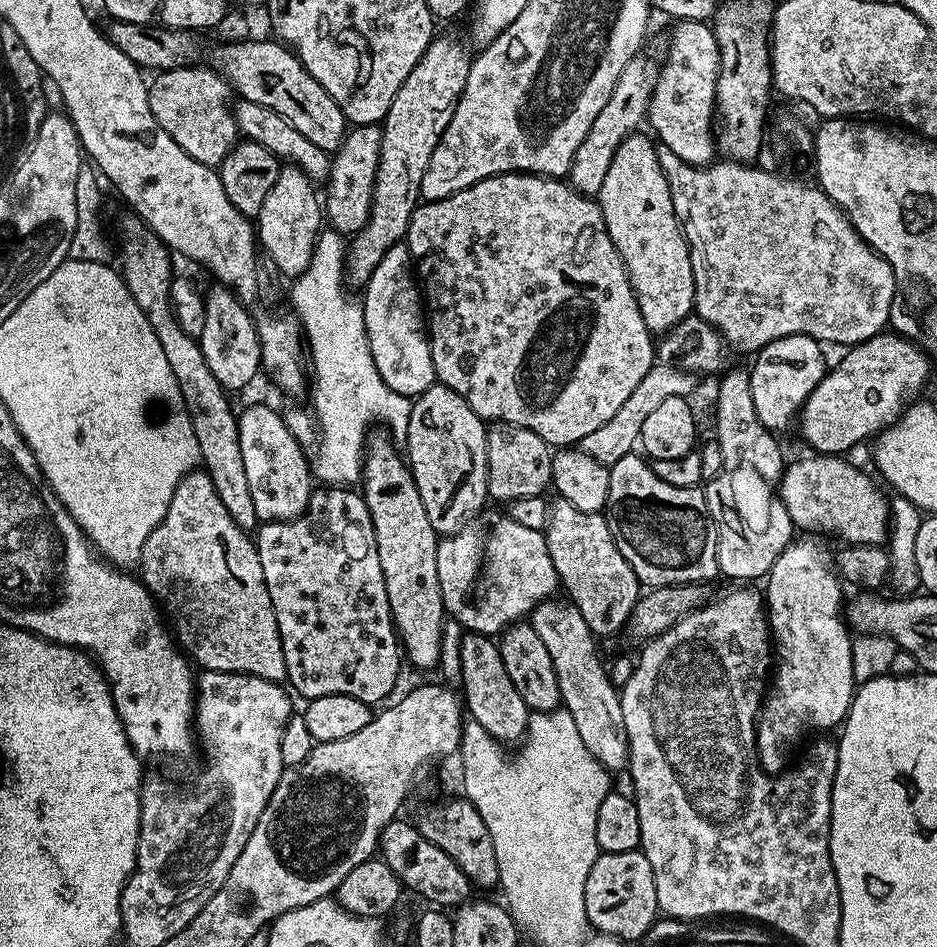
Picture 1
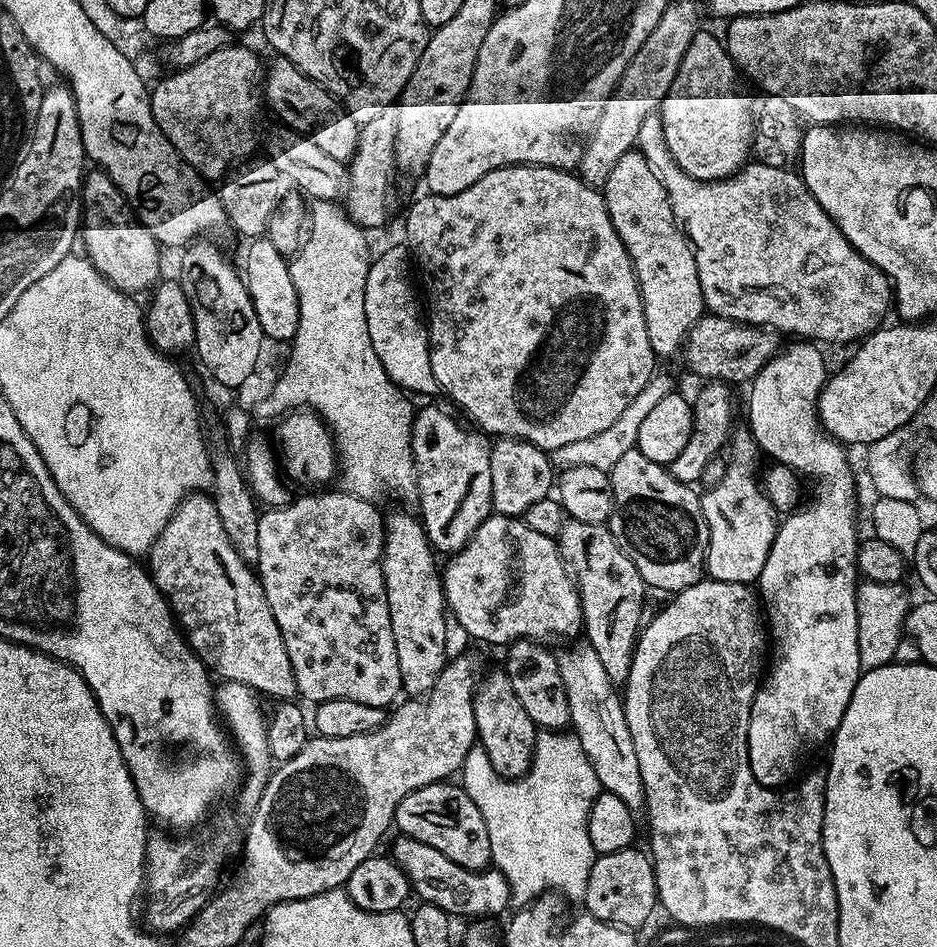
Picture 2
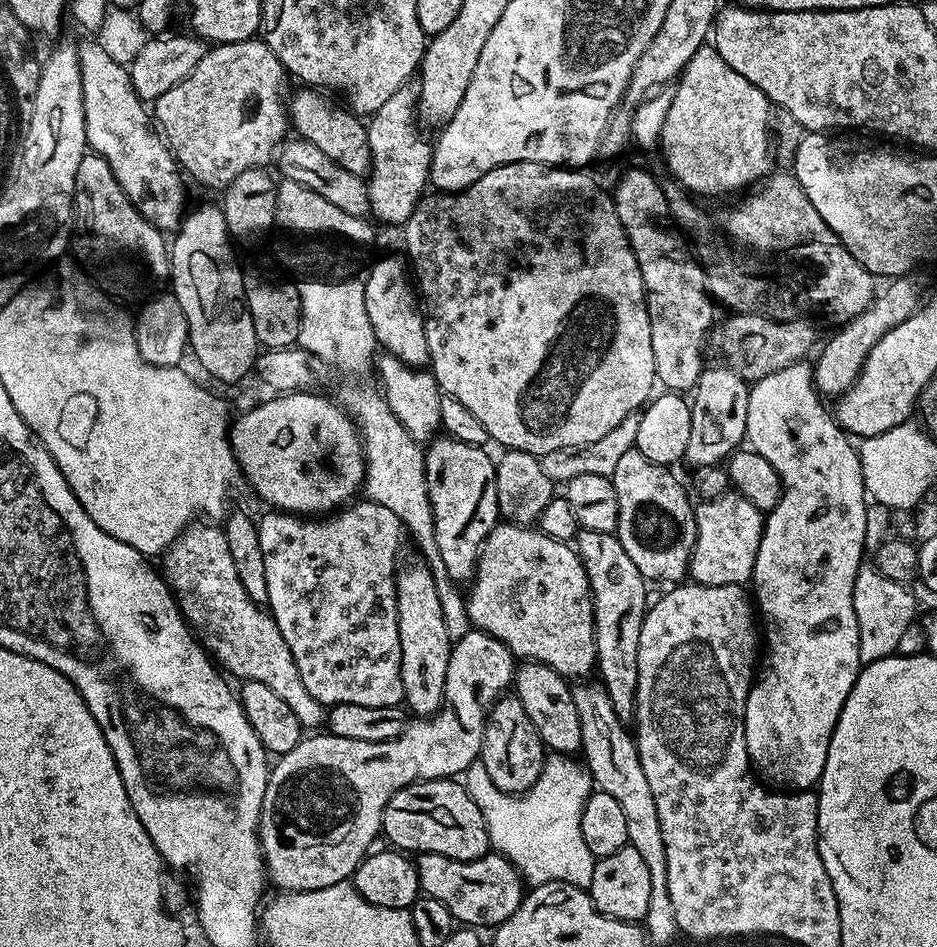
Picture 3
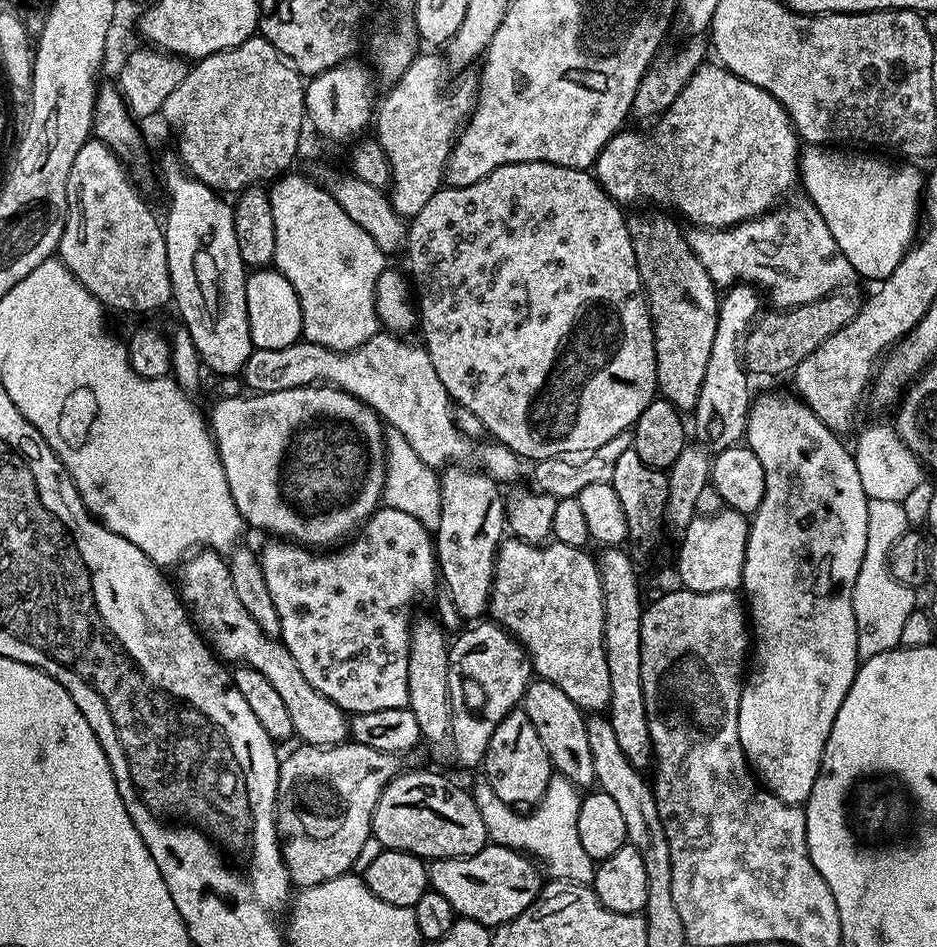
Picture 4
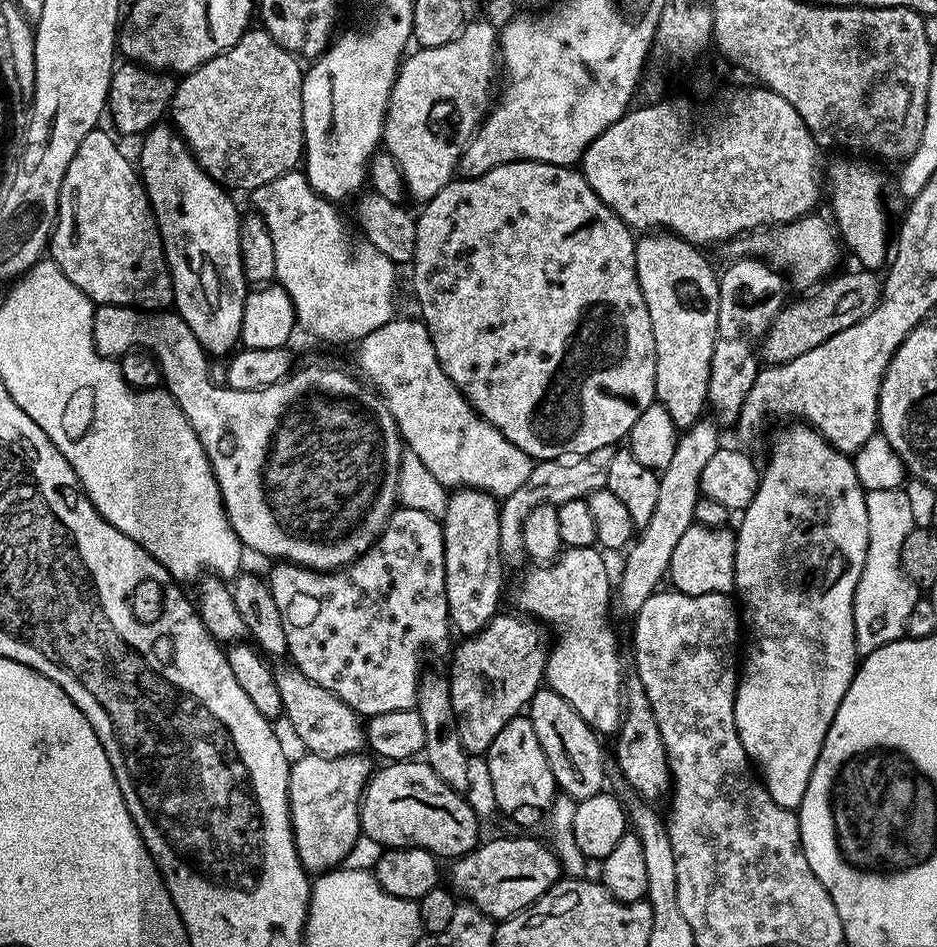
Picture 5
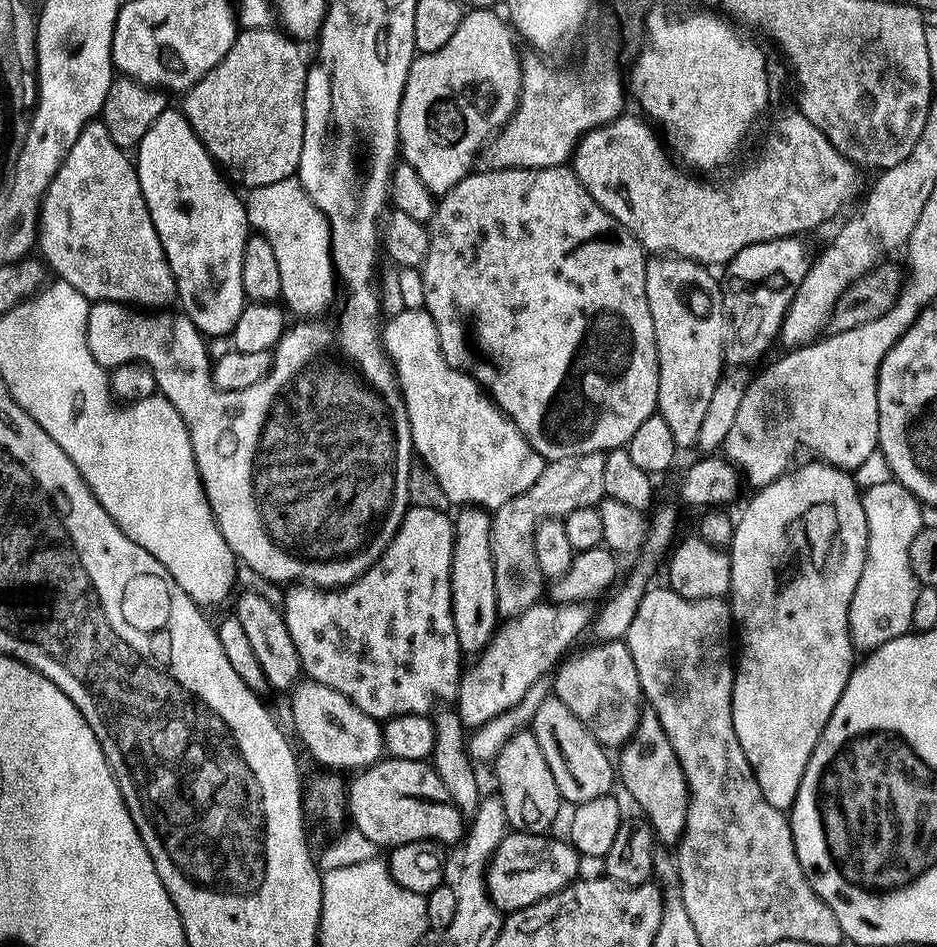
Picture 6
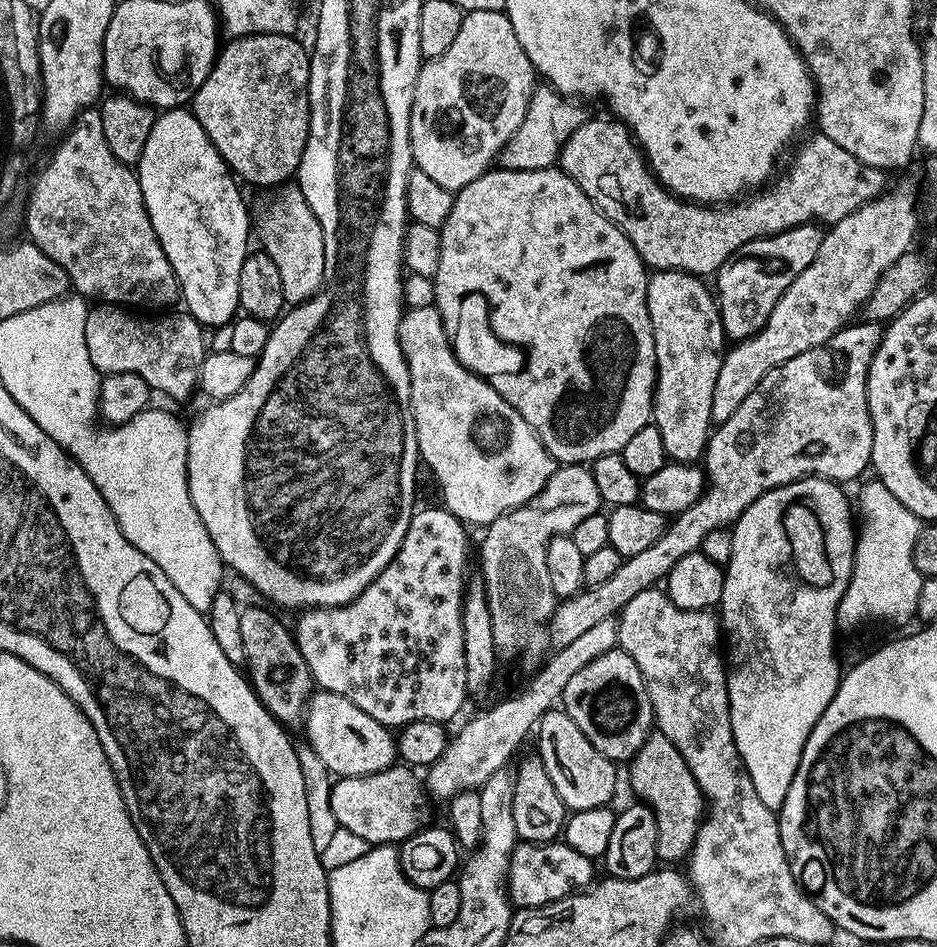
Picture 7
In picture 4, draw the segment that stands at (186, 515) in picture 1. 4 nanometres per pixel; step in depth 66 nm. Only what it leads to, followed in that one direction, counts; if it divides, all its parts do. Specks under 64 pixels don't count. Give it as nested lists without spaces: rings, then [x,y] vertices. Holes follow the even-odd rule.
[[[196,550],[179,565],[178,571],[180,571],[178,591],[184,602],[184,607],[188,609],[188,615],[192,623],[196,625],[196,631],[203,636],[217,657],[229,665],[253,668],[258,670],[258,674],[263,674],[274,685],[274,691],[282,697],[286,710],[290,710],[290,722],[294,722],[294,733],[297,737],[301,736],[299,739],[303,743],[325,746],[345,743],[350,736],[349,717],[334,702],[330,702],[325,696],[318,694],[318,690],[314,690],[314,686],[310,686],[310,682],[306,682],[302,670],[298,670],[298,662],[294,662],[290,650],[286,650],[286,646],[280,643],[277,637],[265,634],[262,626],[258,626],[258,622],[254,622],[254,618],[250,618],[246,606],[242,606],[238,594],[234,594],[234,582],[230,582],[227,559],[215,550]]]

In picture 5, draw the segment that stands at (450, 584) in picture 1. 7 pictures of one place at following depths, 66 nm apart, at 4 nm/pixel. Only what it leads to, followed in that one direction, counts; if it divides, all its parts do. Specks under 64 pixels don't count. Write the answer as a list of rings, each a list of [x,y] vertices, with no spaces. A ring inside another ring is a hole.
[[[596,546],[565,547],[551,564],[529,567],[520,585],[513,590],[512,600],[517,613],[547,626],[554,633],[544,671],[547,687],[562,694],[597,734],[614,734],[624,717],[626,671],[620,661],[616,632],[608,625],[614,580],[608,577],[608,564],[603,555]]]

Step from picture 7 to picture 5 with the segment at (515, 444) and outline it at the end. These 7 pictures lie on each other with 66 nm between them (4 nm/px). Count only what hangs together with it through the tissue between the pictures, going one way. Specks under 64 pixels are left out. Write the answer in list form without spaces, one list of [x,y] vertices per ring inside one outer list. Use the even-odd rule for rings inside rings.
[[[394,318],[386,322],[386,326],[378,326],[378,330],[363,336],[357,348],[360,349],[356,352],[356,360],[364,371],[363,379],[384,399],[384,404],[398,426],[400,438],[404,441],[407,451],[418,454],[426,470],[430,470],[430,474],[434,474],[434,478],[438,478],[438,482],[442,482],[445,488],[477,488],[491,496],[503,498],[514,494],[514,490],[521,488],[526,478],[530,478],[534,467],[532,457],[518,450],[518,446],[514,446],[510,438],[506,438],[493,424],[483,420],[472,409],[472,403],[460,393],[458,386],[450,382],[446,370],[442,370],[434,354],[432,339],[423,320]]]

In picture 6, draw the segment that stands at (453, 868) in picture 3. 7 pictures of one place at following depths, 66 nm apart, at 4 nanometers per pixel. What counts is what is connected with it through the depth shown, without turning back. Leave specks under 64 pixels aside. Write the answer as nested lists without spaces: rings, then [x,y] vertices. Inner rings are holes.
[[[509,831],[492,855],[484,881],[492,895],[494,906],[501,913],[511,914],[531,904],[537,904],[555,892],[560,892],[581,875],[582,857],[567,839],[555,840],[552,834],[535,836],[529,832]]]

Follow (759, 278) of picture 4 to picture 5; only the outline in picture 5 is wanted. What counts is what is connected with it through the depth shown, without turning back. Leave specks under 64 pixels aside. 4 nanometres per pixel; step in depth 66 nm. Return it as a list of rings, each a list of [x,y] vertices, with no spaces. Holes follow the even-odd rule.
[[[809,214],[789,224],[778,224],[738,236],[727,245],[729,257],[759,258],[778,270],[788,267],[787,275],[790,280],[792,275],[792,280],[798,287],[815,289],[821,281],[831,277],[837,271],[836,259],[841,252],[833,225],[827,219],[824,221],[822,217],[816,215]]]

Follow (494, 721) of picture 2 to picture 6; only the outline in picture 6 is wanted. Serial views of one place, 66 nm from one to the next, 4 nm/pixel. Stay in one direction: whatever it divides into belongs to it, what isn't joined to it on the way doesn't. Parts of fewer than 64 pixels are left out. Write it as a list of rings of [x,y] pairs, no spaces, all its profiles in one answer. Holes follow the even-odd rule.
[[[531,730],[516,732],[502,746],[494,761],[496,767],[496,788],[504,813],[508,819],[508,828],[518,832],[529,832],[535,836],[545,835],[560,812],[562,797],[550,766],[546,766],[546,757],[538,747],[538,738]]]

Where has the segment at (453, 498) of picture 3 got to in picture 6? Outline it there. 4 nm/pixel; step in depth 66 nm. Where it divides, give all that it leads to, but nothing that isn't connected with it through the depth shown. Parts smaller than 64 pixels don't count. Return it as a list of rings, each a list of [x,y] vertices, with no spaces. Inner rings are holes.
[[[464,506],[455,513],[452,525],[452,613],[458,646],[465,657],[475,658],[483,652],[496,633],[501,619],[494,586],[492,557],[492,516],[483,508]]]

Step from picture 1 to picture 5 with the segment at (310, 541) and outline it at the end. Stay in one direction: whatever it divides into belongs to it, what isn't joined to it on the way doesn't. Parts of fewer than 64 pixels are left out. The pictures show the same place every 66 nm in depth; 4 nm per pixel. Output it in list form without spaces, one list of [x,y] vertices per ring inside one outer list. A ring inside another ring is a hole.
[[[397,507],[372,548],[354,563],[334,572],[315,572],[313,568],[287,562],[271,566],[266,573],[268,588],[274,594],[278,614],[282,614],[288,656],[299,672],[306,674],[310,682],[318,682],[322,690],[330,690],[361,718],[390,714],[390,710],[415,709],[424,651],[442,647],[450,633],[444,526],[433,513]]]

